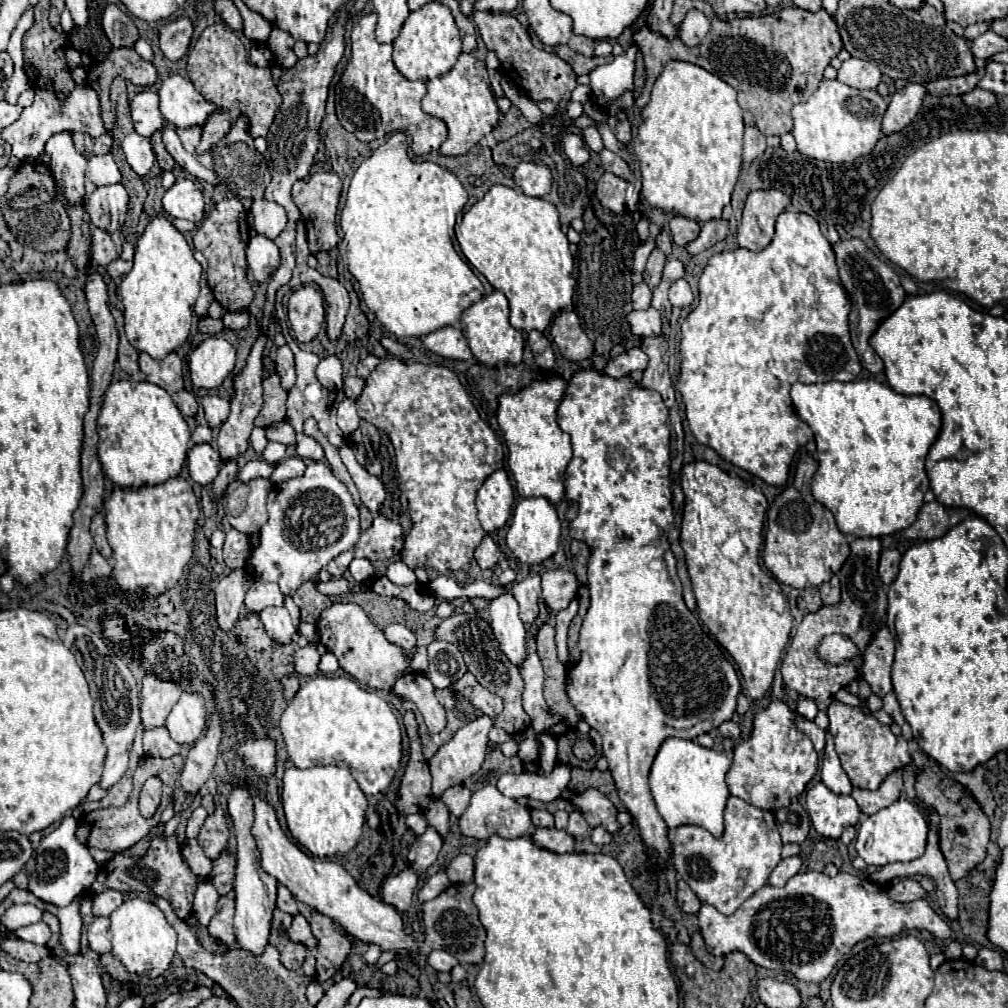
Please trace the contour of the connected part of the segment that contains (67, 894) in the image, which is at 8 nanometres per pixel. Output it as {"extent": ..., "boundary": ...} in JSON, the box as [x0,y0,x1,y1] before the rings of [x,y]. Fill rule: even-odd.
{"extent":[25,815,97,907],"boundary":[[[67,815],[53,833],[41,839],[35,857],[31,857],[29,863],[25,865],[25,873],[29,877],[29,891],[39,899],[43,899],[45,903],[53,903],[57,907],[65,907],[77,895],[87,893],[97,877],[97,863],[93,861],[87,845],[77,841],[75,829],[77,821],[71,815]]]}

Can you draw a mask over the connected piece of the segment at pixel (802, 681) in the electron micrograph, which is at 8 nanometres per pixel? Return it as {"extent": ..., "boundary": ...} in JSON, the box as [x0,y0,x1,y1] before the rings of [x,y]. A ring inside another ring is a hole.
{"extent":[781,537,887,703],"boundary":[[[879,537],[855,539],[851,543],[851,555],[847,557],[841,571],[837,573],[837,577],[841,579],[841,601],[831,607],[821,607],[817,613],[805,615],[803,623],[797,627],[797,633],[787,649],[787,655],[781,665],[781,673],[789,689],[813,701],[827,703],[839,691],[839,687],[845,687],[853,679],[857,679],[859,669],[861,669],[861,659],[853,659],[851,663],[839,665],[839,667],[827,667],[819,659],[815,649],[819,645],[819,639],[823,639],[823,635],[845,633],[863,651],[869,645],[869,639],[881,627],[885,619],[885,611],[887,611],[887,589],[877,573],[881,549],[883,549],[883,543]]]}

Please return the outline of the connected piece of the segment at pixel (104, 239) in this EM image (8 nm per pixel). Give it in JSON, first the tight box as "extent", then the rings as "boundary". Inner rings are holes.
{"extent":[91,227,117,265],"boundary":[[[93,227],[93,231],[91,231],[91,259],[97,265],[105,265],[105,263],[111,263],[113,259],[117,259],[117,249],[115,249],[109,233],[99,227]]]}

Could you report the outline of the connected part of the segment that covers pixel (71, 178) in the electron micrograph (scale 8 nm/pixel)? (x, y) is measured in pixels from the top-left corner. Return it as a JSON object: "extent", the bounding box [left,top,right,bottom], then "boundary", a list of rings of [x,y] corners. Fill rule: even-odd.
{"extent":[45,133,87,205],"boundary":[[[71,133],[53,135],[45,149],[51,153],[51,173],[63,197],[69,205],[83,205],[85,203],[85,167],[87,159],[75,151],[71,143]]]}

